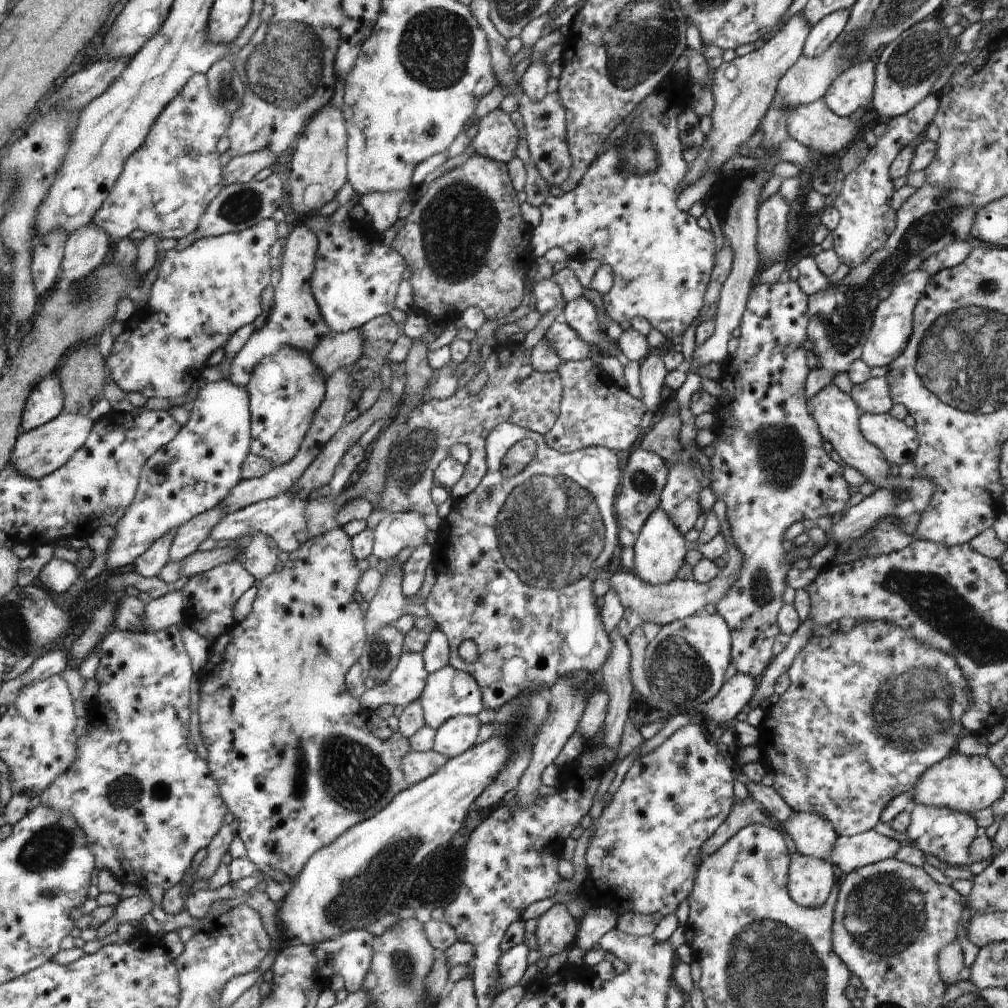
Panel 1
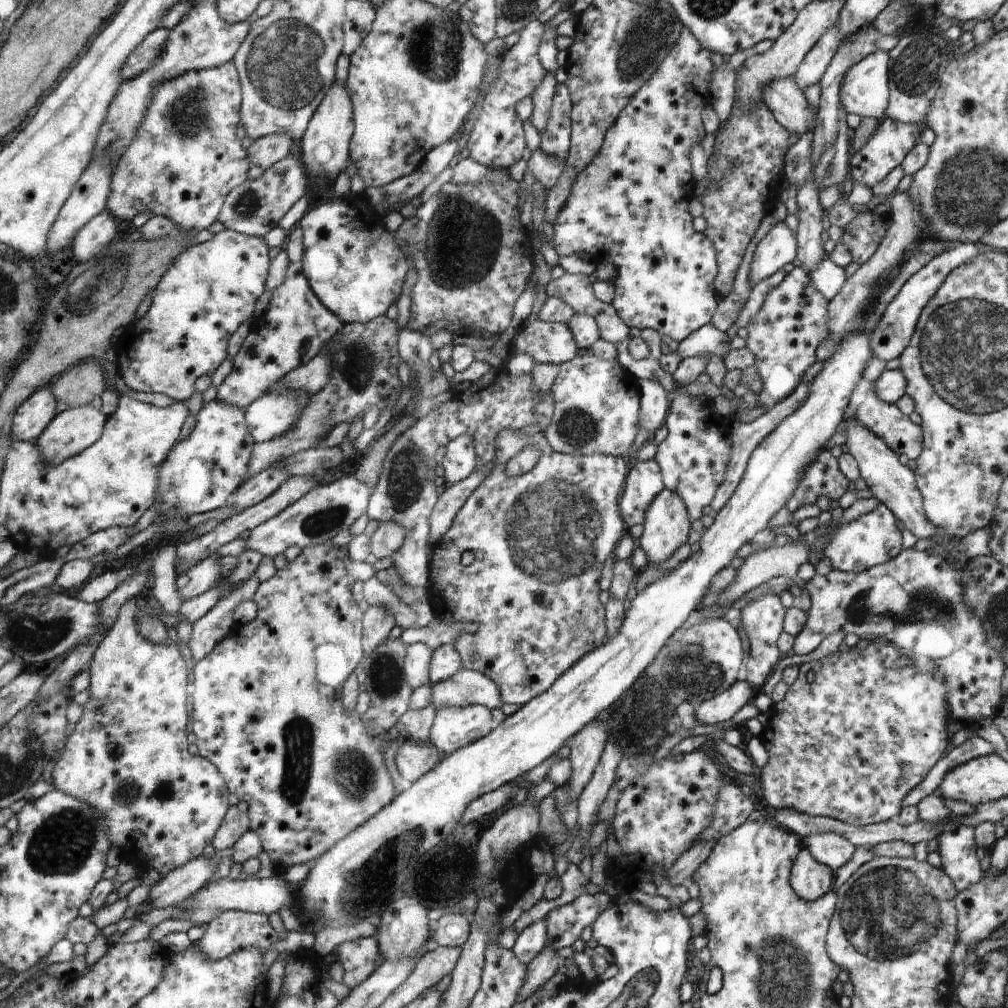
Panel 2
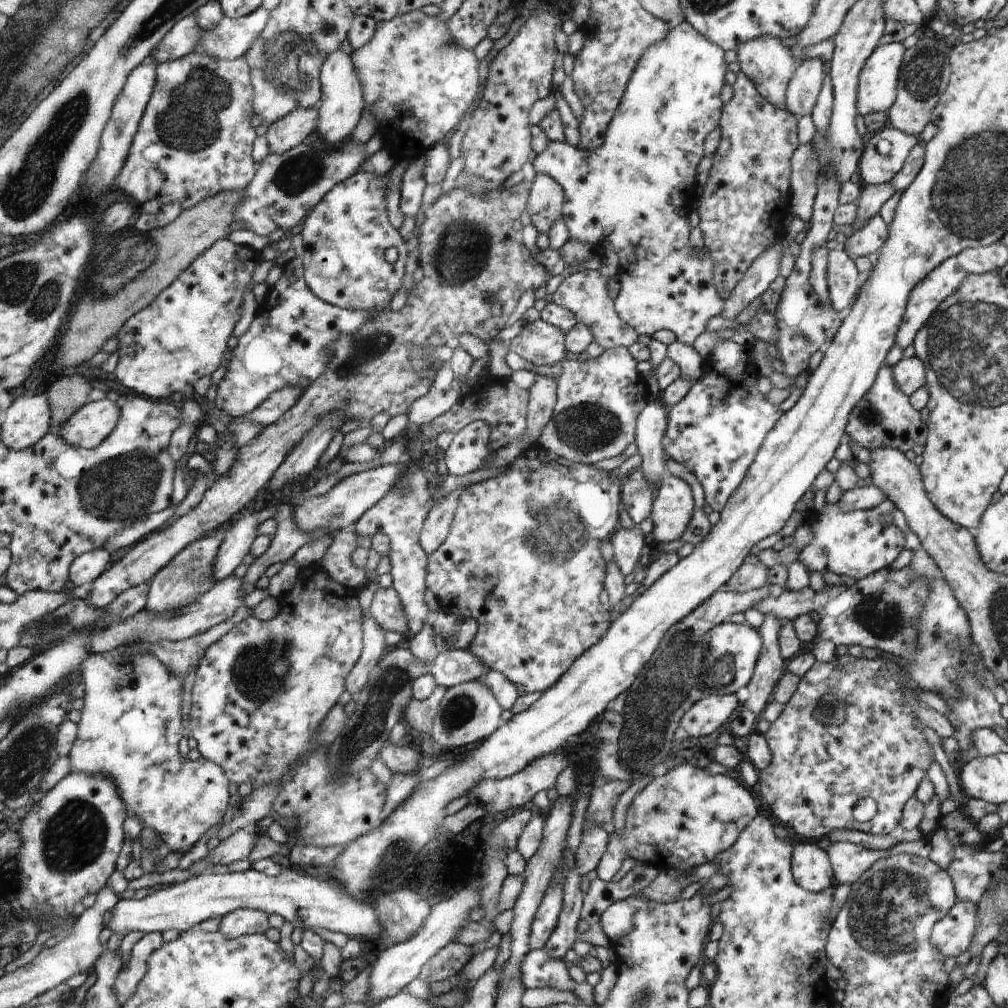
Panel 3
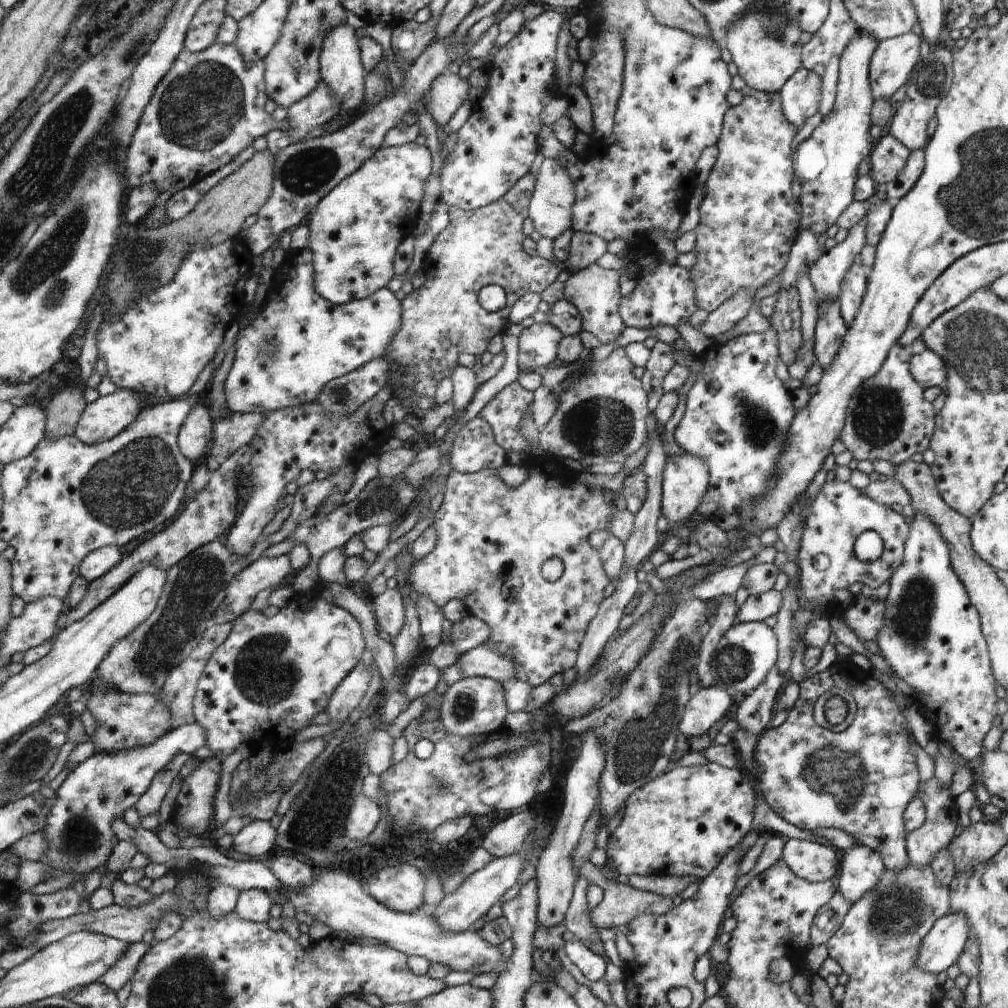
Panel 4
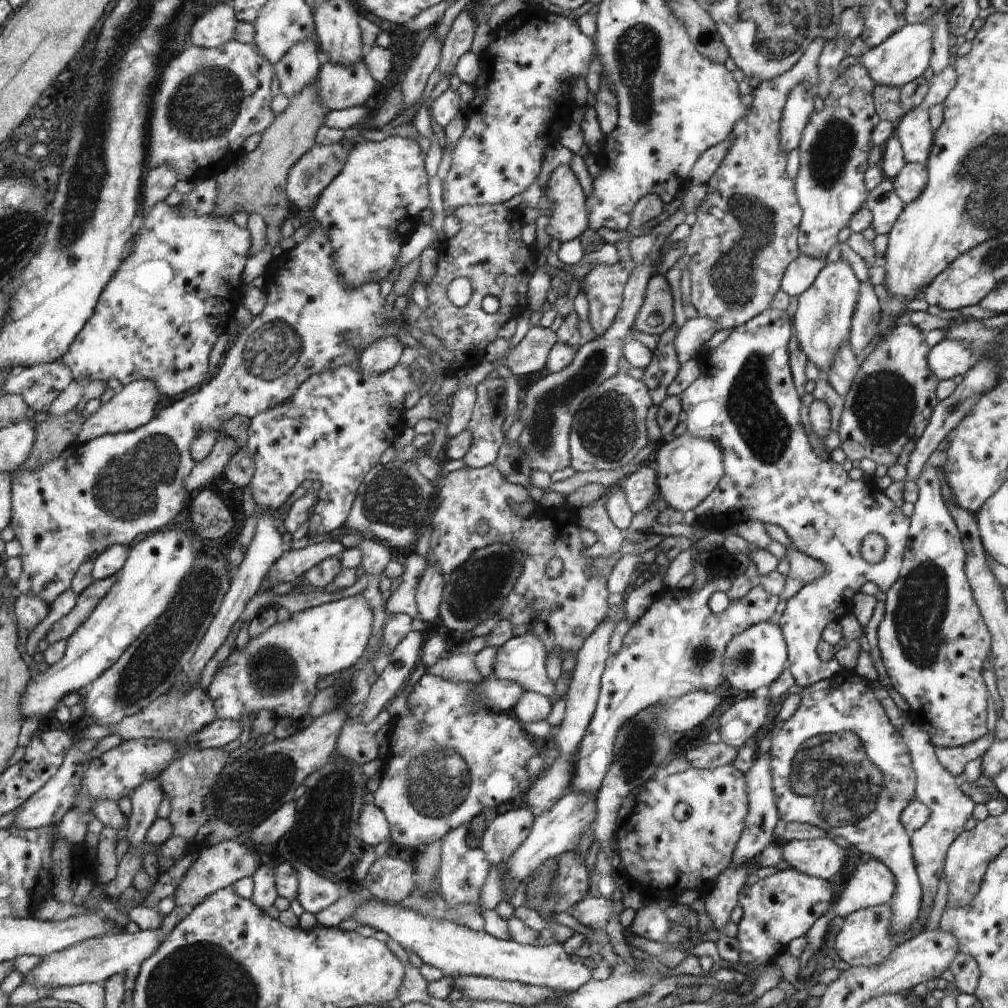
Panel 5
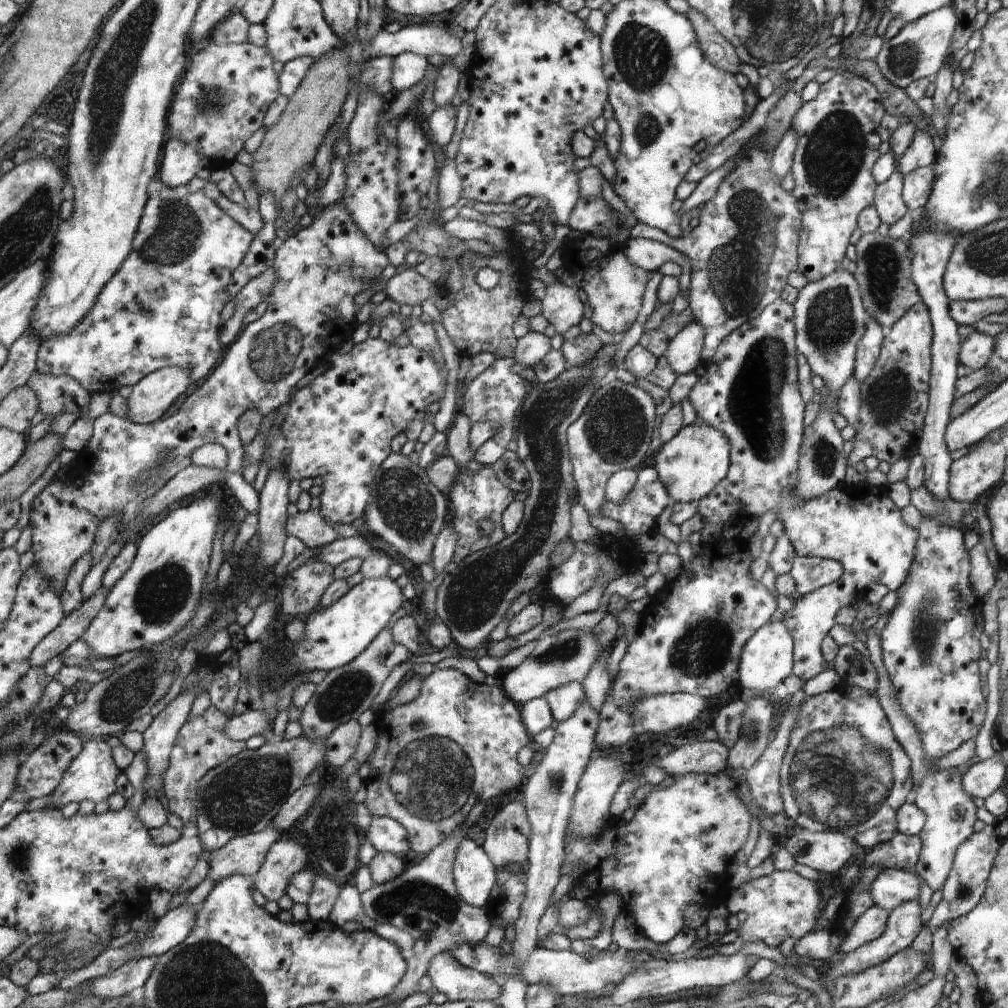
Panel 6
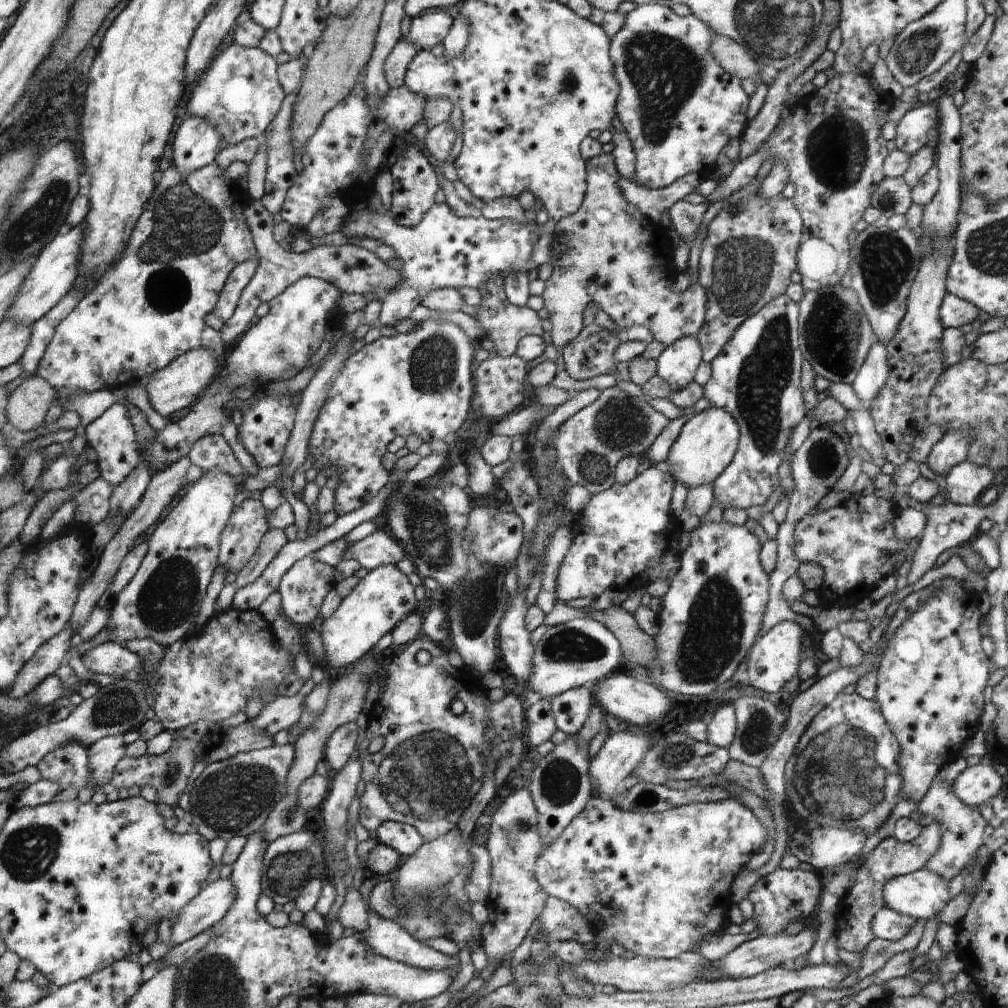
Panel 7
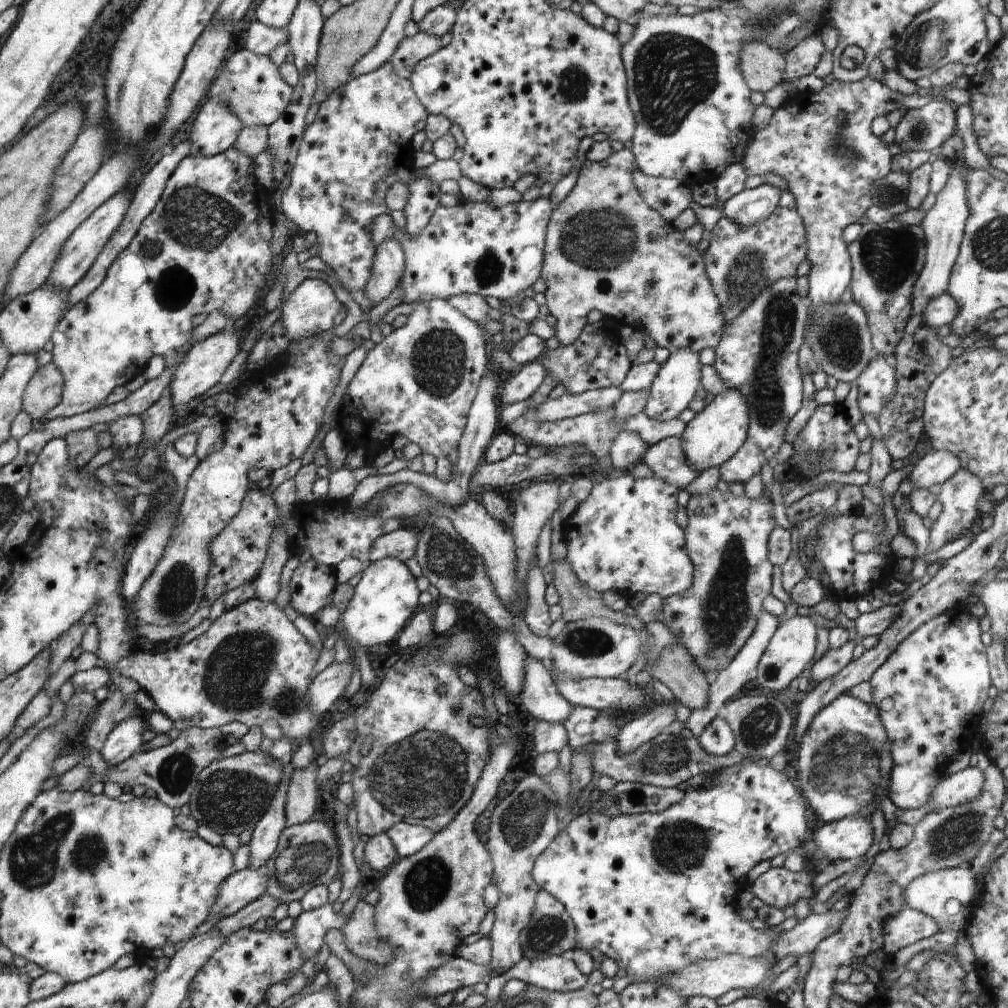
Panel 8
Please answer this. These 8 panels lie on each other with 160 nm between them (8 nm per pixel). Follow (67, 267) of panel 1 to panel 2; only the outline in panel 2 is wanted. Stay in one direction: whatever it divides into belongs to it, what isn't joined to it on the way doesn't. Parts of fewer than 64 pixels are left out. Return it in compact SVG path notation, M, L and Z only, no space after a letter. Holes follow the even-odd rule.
M104 210L94 215L73 238L72 254L78 263L93 259L102 247L118 238L116 218Z

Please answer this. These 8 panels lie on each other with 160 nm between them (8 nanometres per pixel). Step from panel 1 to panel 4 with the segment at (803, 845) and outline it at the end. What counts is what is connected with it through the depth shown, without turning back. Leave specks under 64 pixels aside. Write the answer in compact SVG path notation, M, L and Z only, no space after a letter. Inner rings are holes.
M858 844L840 853L839 868L840 874L835 879L837 890L851 904L864 893L874 890L886 869L878 852Z

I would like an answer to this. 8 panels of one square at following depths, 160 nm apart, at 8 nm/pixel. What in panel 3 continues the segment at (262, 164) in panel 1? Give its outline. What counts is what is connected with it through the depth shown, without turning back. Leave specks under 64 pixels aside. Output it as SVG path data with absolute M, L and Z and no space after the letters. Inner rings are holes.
M298 108L282 117L266 129L266 140L270 153L284 154L296 145L304 143L304 139L313 136L318 126L318 110Z

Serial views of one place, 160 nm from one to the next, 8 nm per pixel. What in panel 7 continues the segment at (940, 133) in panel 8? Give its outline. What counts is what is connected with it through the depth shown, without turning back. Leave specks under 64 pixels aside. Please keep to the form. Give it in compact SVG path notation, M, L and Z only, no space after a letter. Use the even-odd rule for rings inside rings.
M917 104L908 110L897 123L897 134L894 139L896 149L905 154L916 154L920 148L929 144L927 133L938 126L938 104Z

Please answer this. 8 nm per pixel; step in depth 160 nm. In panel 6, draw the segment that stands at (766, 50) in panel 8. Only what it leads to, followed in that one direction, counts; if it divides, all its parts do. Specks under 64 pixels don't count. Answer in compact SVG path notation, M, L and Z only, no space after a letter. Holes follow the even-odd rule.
M690 8L686 16L687 20L692 22L704 59L721 71L738 74L742 63L732 44L727 42L726 38L712 25L712 22L698 10Z

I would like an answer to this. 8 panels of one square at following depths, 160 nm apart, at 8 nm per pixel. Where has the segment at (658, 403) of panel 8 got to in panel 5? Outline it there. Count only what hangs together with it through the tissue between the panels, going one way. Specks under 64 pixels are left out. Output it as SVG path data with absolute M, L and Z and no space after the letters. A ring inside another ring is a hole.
M706 317L688 319L675 338L675 349L680 364L695 358L712 335L720 330L716 321Z

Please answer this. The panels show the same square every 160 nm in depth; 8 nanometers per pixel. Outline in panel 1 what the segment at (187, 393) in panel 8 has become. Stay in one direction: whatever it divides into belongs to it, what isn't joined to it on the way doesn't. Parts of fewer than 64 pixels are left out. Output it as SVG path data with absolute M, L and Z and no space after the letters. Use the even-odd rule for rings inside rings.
M63 411L60 416L45 425L29 431L23 430L17 438L11 462L20 471L21 476L26 475L38 480L48 477L56 469L68 464L70 457L88 440L94 426L93 420L88 415L75 415Z

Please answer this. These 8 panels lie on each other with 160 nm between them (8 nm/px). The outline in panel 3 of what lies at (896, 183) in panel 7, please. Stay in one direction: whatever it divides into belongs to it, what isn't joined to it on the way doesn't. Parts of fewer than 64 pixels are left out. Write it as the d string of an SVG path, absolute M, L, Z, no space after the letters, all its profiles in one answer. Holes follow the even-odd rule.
M876 213L866 226L853 232L841 243L844 246L842 249L852 260L858 257L874 257L886 242L889 236L888 231L889 226Z

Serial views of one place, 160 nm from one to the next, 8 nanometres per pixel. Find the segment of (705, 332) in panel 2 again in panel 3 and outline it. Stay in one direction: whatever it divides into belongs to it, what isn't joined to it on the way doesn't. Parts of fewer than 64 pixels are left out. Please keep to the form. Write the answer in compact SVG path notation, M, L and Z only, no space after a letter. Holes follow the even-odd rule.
M718 339L713 350L710 354L708 354L708 356L710 356L710 358L706 363L705 378L700 378L698 381L696 381L692 385L692 388L682 397L682 400L680 400L680 402L675 404L672 408L668 409L667 429L662 439L662 446L667 460L669 459L683 464L688 470L690 470L690 472L692 472L692 474L694 474L694 476L696 476L702 485L706 504L709 504L712 510L720 512L725 508L730 495L742 482L742 479L744 478L748 467L750 464L752 464L752 461L754 460L762 441L766 438L766 433L770 432L770 430L774 428L776 421L782 416L783 412L780 411L779 406L772 406L770 402L766 402L766 400L764 400L764 396L758 392L758 388L756 388L758 370L756 370L756 364L754 364L754 356L752 356L752 352L748 352L748 350L746 350L746 345L739 345L736 344L736 342L727 339Z

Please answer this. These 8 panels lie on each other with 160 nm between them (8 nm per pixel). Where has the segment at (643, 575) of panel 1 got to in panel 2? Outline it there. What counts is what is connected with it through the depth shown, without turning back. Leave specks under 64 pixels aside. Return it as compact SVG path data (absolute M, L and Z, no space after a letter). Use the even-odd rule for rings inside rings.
M666 488L649 506L648 516L645 517L643 524L643 533L639 538L639 547L646 553L649 566L659 567L688 540L690 522L686 518L686 509L685 502L680 498L680 494Z

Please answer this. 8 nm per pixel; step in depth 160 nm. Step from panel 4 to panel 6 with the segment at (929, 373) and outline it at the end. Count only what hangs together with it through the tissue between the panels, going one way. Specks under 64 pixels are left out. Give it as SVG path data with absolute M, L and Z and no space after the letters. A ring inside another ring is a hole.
M972 332L962 339L958 360L960 365L976 371L986 367L992 354L994 354L994 336Z

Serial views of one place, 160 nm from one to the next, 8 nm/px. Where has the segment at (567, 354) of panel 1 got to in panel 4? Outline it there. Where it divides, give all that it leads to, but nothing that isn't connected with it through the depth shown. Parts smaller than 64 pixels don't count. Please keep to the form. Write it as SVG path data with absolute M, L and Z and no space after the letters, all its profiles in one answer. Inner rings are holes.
M533 323L519 336L518 364L520 370L544 371L557 358L563 334L550 323Z

